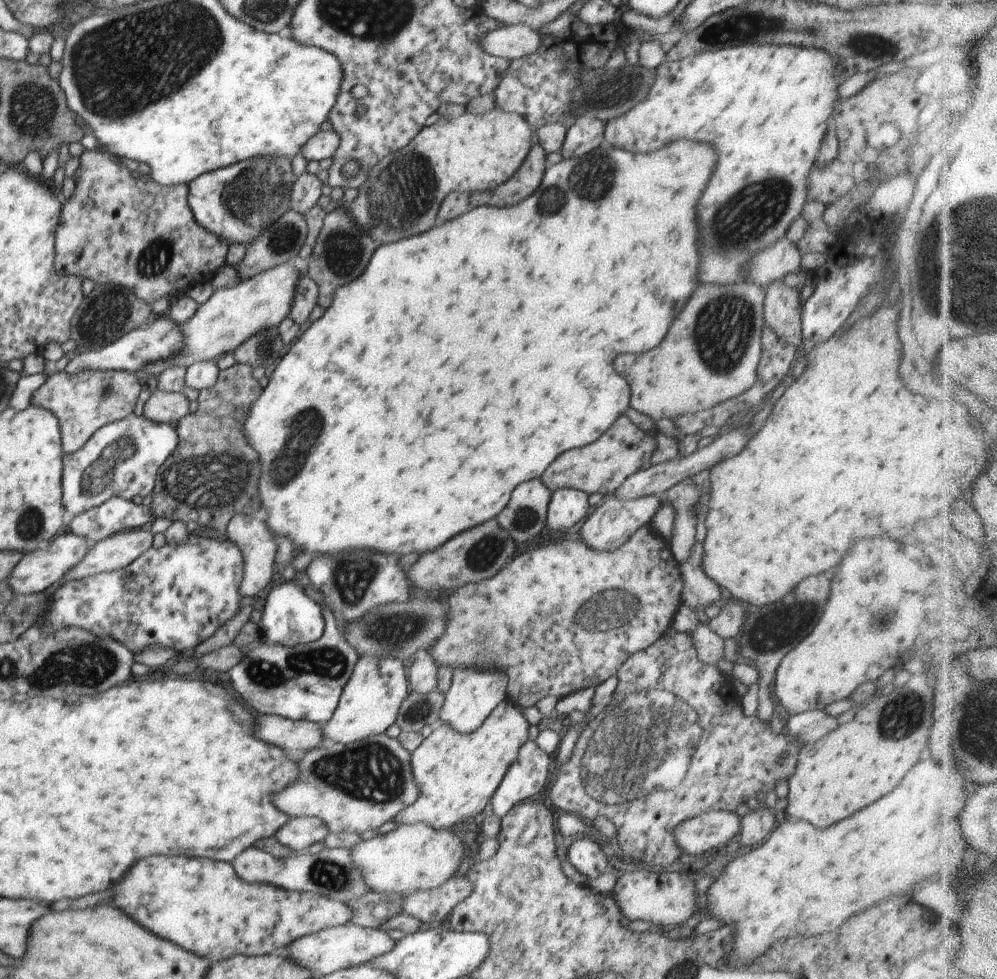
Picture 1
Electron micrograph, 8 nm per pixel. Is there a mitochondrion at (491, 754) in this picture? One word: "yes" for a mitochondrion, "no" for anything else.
no

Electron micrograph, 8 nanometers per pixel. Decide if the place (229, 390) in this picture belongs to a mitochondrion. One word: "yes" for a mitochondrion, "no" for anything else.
no

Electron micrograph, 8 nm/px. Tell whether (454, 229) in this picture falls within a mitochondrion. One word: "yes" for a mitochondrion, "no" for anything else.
no

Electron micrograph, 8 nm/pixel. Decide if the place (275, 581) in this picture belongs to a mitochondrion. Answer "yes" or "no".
no

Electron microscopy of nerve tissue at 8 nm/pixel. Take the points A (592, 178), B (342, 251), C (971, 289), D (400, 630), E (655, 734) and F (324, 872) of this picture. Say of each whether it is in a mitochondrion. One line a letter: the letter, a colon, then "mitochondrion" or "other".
A: mitochondrion
B: mitochondrion
C: mitochondrion
D: mitochondrion
E: mitochondrion
F: mitochondrion

